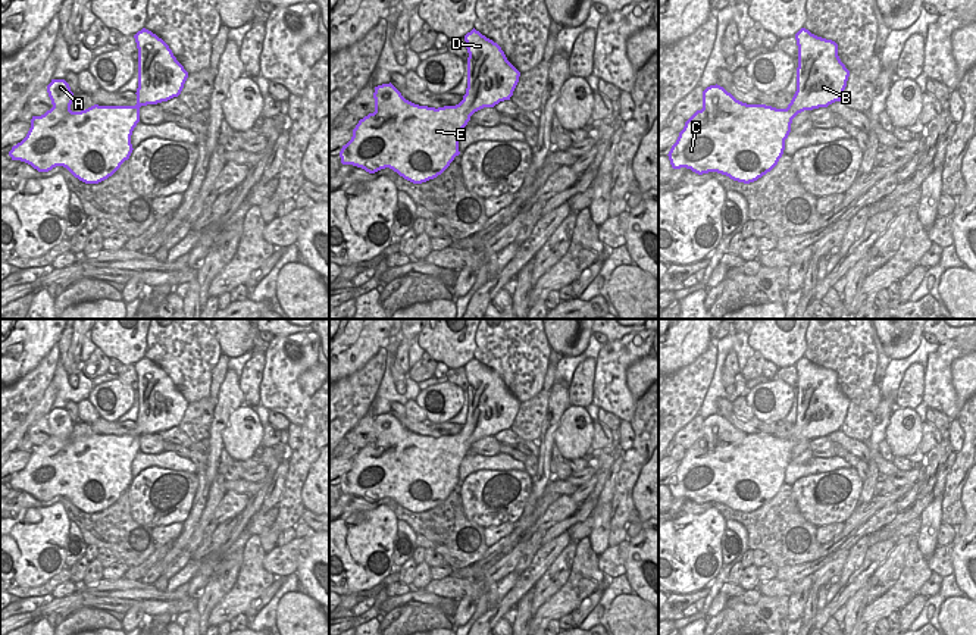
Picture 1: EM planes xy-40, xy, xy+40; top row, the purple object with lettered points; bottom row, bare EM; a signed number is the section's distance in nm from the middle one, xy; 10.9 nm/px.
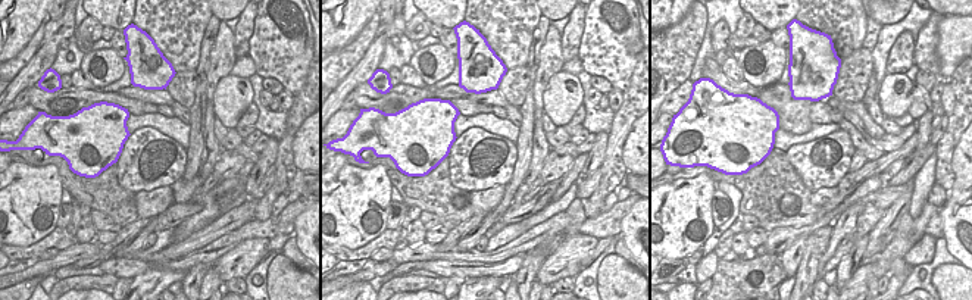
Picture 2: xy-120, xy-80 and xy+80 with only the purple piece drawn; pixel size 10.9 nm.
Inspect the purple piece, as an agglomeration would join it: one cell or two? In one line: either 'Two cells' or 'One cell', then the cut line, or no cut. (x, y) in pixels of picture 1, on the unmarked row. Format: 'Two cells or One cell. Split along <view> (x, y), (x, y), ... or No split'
One cell. No split

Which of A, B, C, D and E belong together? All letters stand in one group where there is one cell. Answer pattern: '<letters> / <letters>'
A B C D E

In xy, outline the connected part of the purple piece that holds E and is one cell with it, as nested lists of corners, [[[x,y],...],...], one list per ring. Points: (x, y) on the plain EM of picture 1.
[[[475,357],[464,365],[467,387],[467,417],[456,435],[428,437],[406,429],[390,412],[375,416],[375,441],[359,450],[351,469],[340,481],[342,494],[353,494],[375,503],[390,497],[413,513],[441,504],[459,481],[459,466],[470,445],[500,431],[510,429],[520,401],[507,390],[501,376]]]

